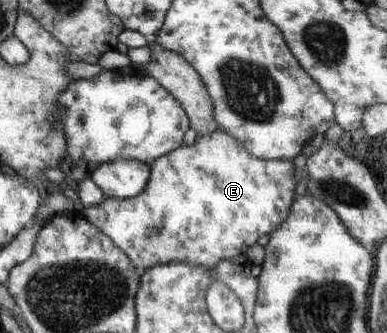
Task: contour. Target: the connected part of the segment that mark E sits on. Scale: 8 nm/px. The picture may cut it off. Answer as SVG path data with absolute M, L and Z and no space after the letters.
M219 127L206 136L198 136L192 145L185 145L178 147L176 150L170 151L168 154L162 155L150 164L152 168L152 176L149 180L149 185L143 193L138 194L138 197L134 198L111 198L107 197L102 203L84 207L80 212L85 215L85 218L93 223L102 233L109 236L113 240L114 244L120 247L129 257L132 259L134 266L140 269L149 269L156 265L166 264L170 261L185 262L188 265L203 266L205 269L214 269L215 266L226 259L232 259L234 256L240 254L246 254L246 251L251 246L254 246L258 239L266 234L271 235L274 230L282 225L282 222L286 221L286 217L290 212L290 206L294 202L296 192L296 180L295 180L295 164L290 159L283 160L268 160L254 158L243 146L243 143L237 138L230 136L226 131Z

